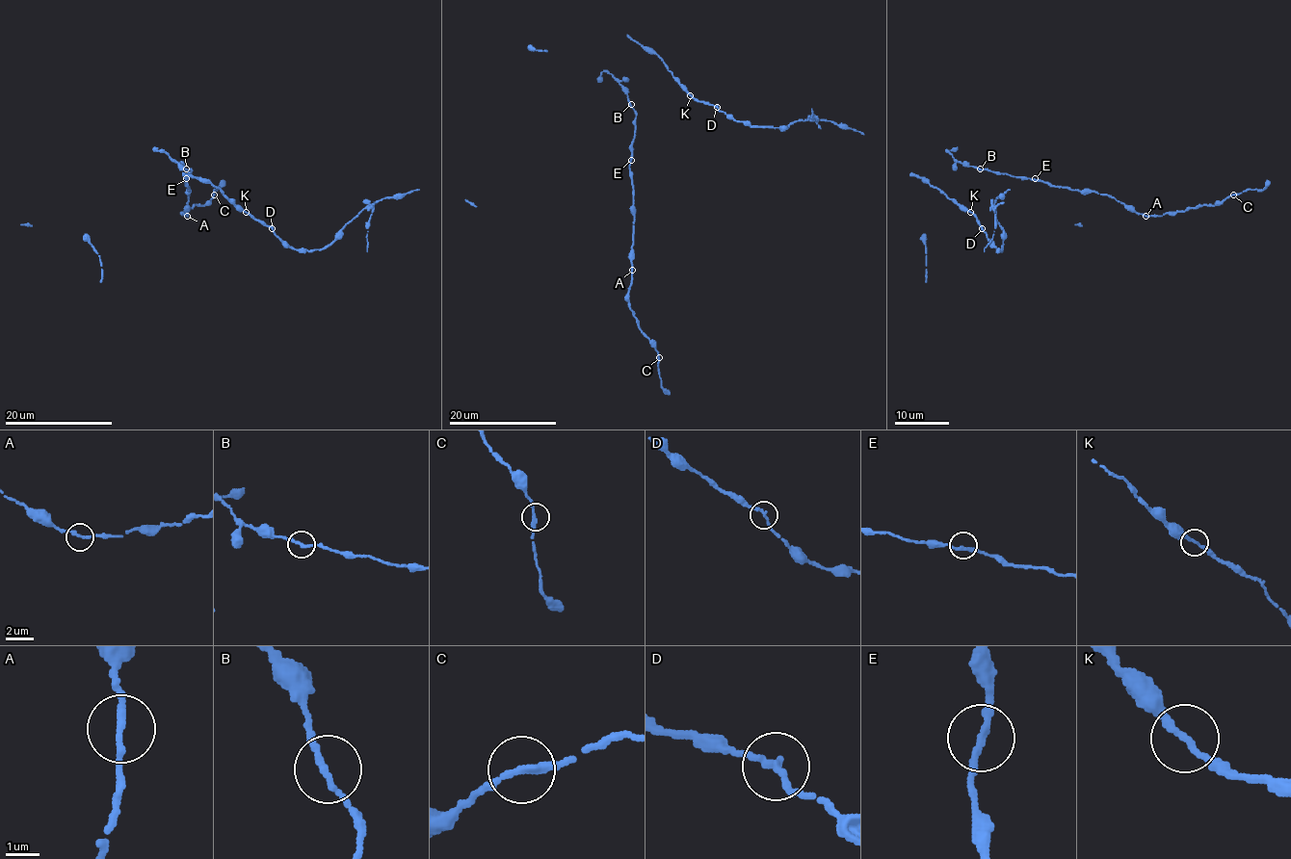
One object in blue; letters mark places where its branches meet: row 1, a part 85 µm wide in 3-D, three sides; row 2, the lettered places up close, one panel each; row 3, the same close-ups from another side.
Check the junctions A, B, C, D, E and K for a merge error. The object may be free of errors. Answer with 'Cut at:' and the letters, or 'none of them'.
Cut at: none of them

